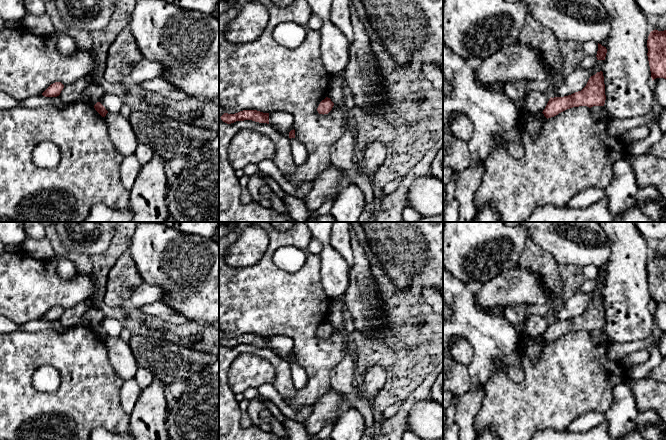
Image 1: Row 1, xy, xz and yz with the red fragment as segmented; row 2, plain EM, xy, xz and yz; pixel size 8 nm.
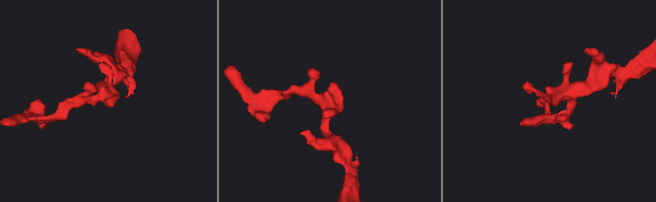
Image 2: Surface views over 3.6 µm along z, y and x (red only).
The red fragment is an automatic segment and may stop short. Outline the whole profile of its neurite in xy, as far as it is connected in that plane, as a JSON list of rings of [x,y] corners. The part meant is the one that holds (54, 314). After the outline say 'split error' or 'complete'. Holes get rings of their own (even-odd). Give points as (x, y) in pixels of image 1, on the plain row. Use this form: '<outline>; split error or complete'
[[[55,306],[51,308],[43,317],[42,319],[45,321],[57,321],[60,319],[61,315],[63,314],[64,309],[61,306]]]; complete

